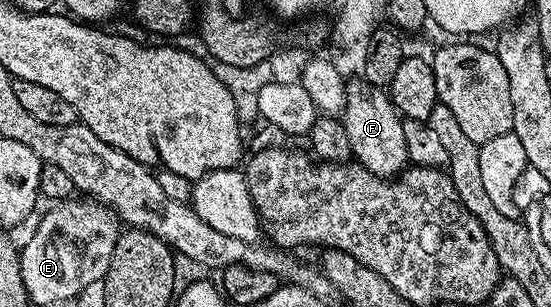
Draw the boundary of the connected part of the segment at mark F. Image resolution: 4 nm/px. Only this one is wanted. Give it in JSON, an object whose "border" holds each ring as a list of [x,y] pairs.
{"border":[[[361,77],[355,79],[355,83],[347,82],[347,105],[340,116],[348,133],[352,156],[368,173],[382,179],[393,179],[406,170],[410,157],[408,145],[404,141],[403,117],[383,88],[374,87]]]}

